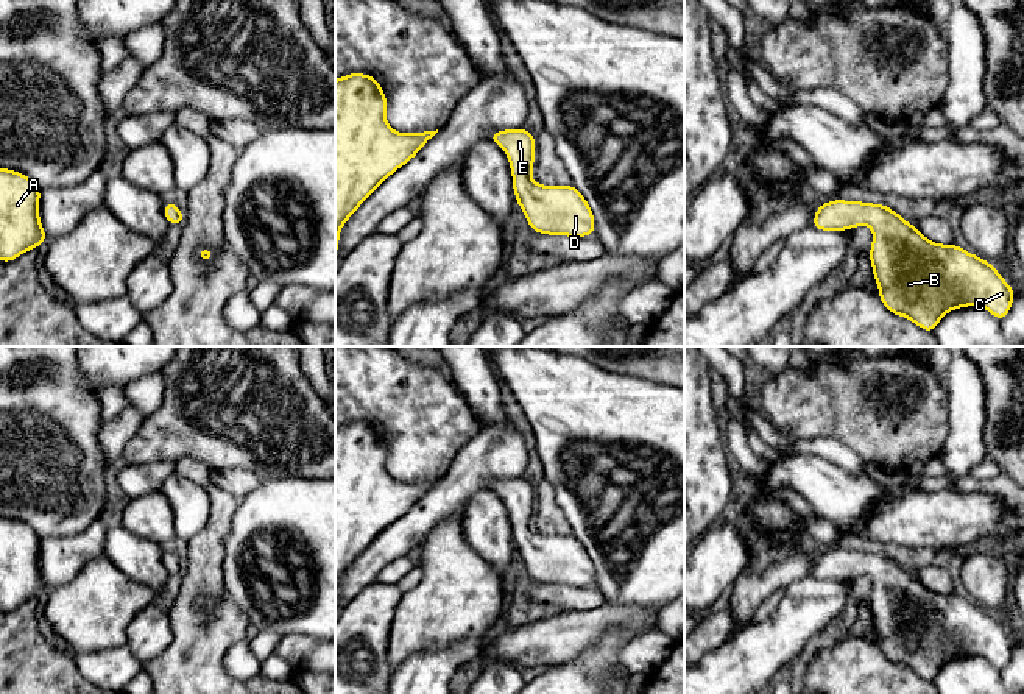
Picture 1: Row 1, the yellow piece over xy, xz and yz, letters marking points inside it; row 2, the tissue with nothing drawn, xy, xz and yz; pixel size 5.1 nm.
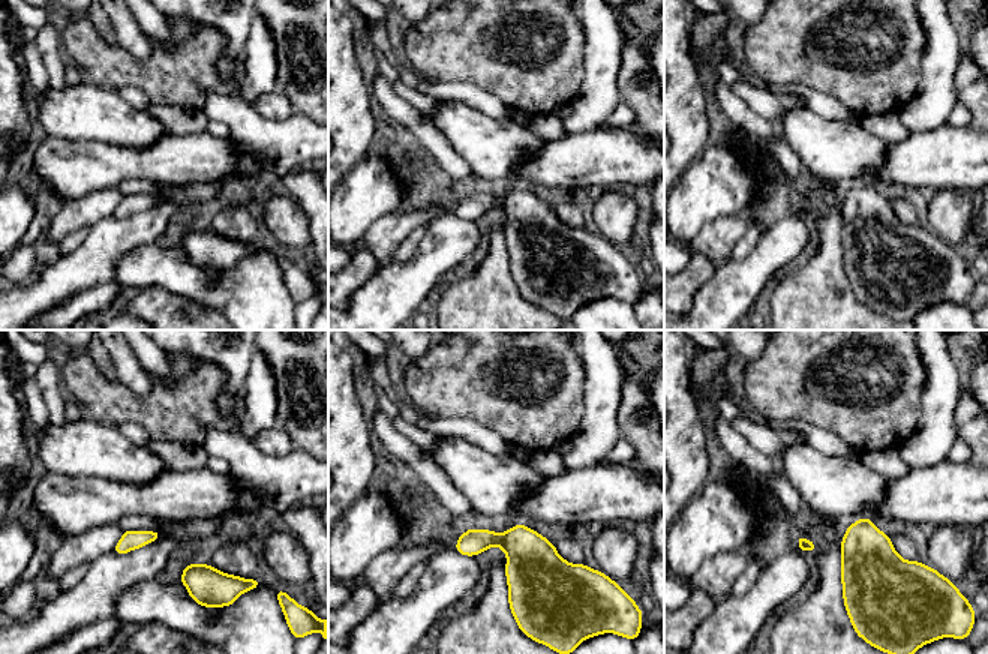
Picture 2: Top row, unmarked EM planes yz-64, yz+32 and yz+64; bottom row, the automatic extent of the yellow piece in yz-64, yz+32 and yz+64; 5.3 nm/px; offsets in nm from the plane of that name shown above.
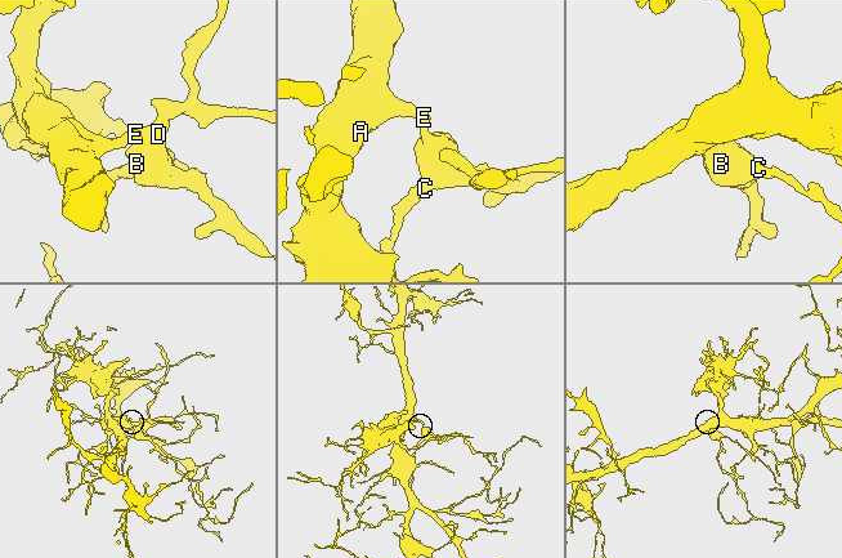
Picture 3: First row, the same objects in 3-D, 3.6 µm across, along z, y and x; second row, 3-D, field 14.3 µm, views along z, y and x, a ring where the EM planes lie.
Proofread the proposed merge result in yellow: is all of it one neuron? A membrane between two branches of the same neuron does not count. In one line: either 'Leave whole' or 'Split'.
Leave whole

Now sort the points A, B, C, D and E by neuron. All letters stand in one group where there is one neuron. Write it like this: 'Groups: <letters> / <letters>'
Groups: A B C D E

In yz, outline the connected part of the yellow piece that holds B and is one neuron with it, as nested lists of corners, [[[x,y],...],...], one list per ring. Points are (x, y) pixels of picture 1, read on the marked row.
[[[831,200],[817,207],[812,220],[818,231],[848,231],[862,225],[868,225],[873,232],[868,259],[879,285],[877,296],[893,315],[904,317],[927,332],[934,332],[948,312],[968,306],[983,307],[998,320],[1008,315],[1015,292],[993,264],[955,243],[930,242],[916,225],[909,225],[887,204]]]

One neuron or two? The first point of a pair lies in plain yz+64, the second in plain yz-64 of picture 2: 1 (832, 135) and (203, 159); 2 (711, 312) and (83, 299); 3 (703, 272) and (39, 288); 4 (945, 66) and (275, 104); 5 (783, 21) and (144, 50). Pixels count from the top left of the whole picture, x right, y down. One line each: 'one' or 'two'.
1: two
2: two
3: two
4: two
5: two

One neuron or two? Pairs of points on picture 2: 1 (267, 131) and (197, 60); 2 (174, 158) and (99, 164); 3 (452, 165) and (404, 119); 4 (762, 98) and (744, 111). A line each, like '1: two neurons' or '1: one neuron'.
1: two neurons
2: one neuron
3: one neuron
4: two neurons

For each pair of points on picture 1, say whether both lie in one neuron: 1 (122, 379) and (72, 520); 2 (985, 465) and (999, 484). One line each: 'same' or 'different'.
1: different
2: different

